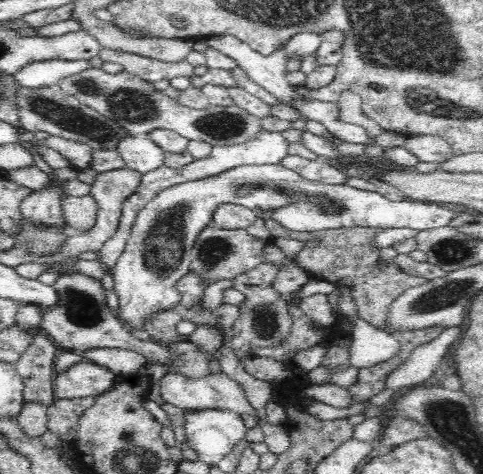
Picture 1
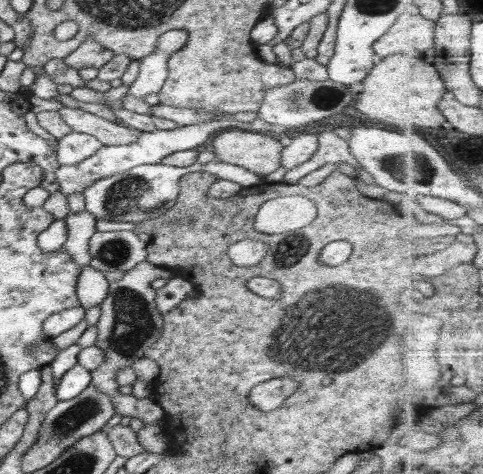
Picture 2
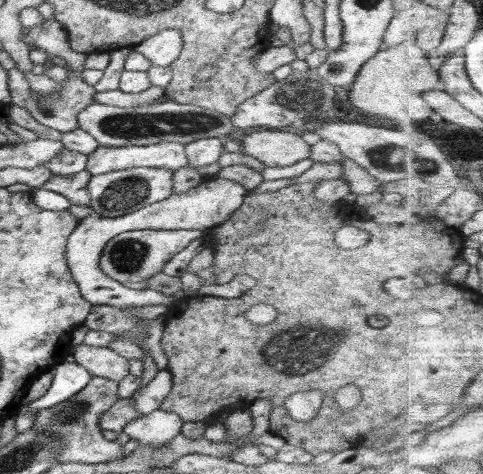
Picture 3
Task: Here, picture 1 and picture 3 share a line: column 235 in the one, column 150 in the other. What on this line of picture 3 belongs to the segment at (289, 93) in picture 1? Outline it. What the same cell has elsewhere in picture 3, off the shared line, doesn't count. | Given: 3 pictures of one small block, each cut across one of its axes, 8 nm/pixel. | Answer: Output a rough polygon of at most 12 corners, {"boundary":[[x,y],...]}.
{"boundary":[[161,30],[133,46],[154,66],[170,66],[182,34]]}

